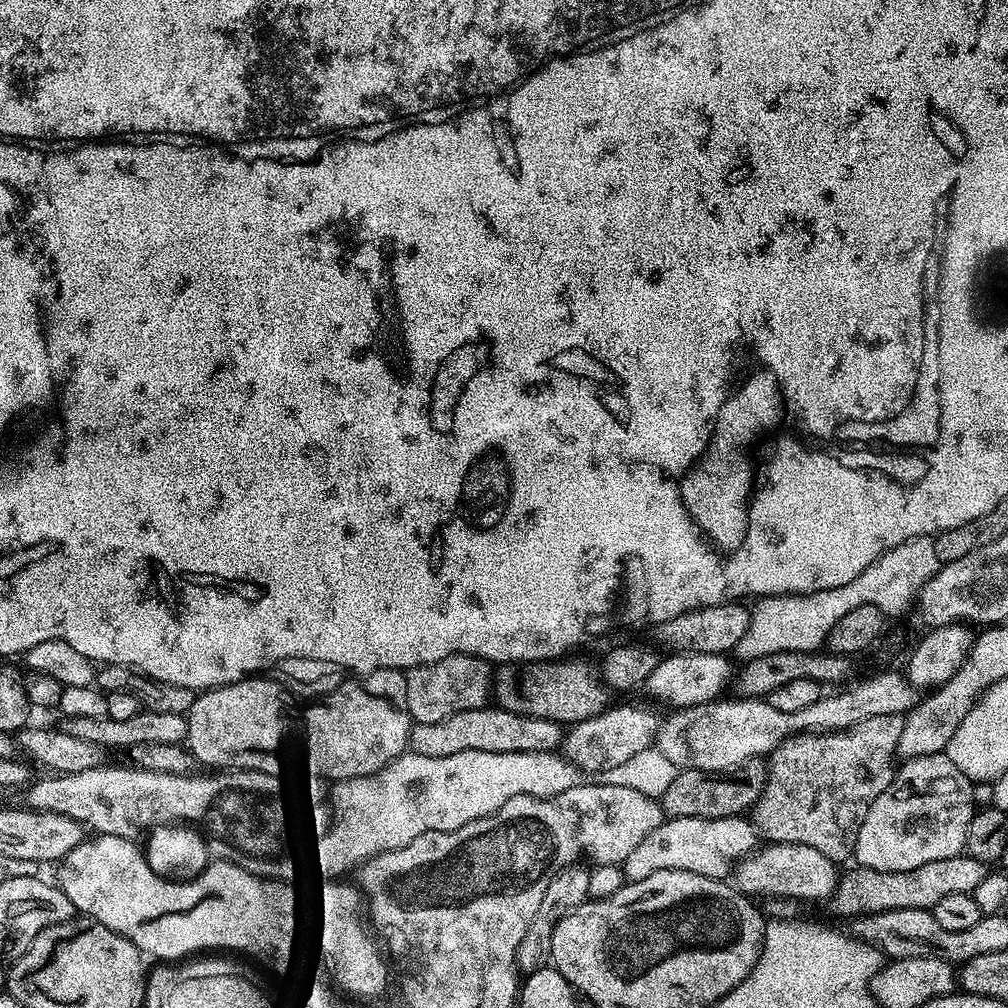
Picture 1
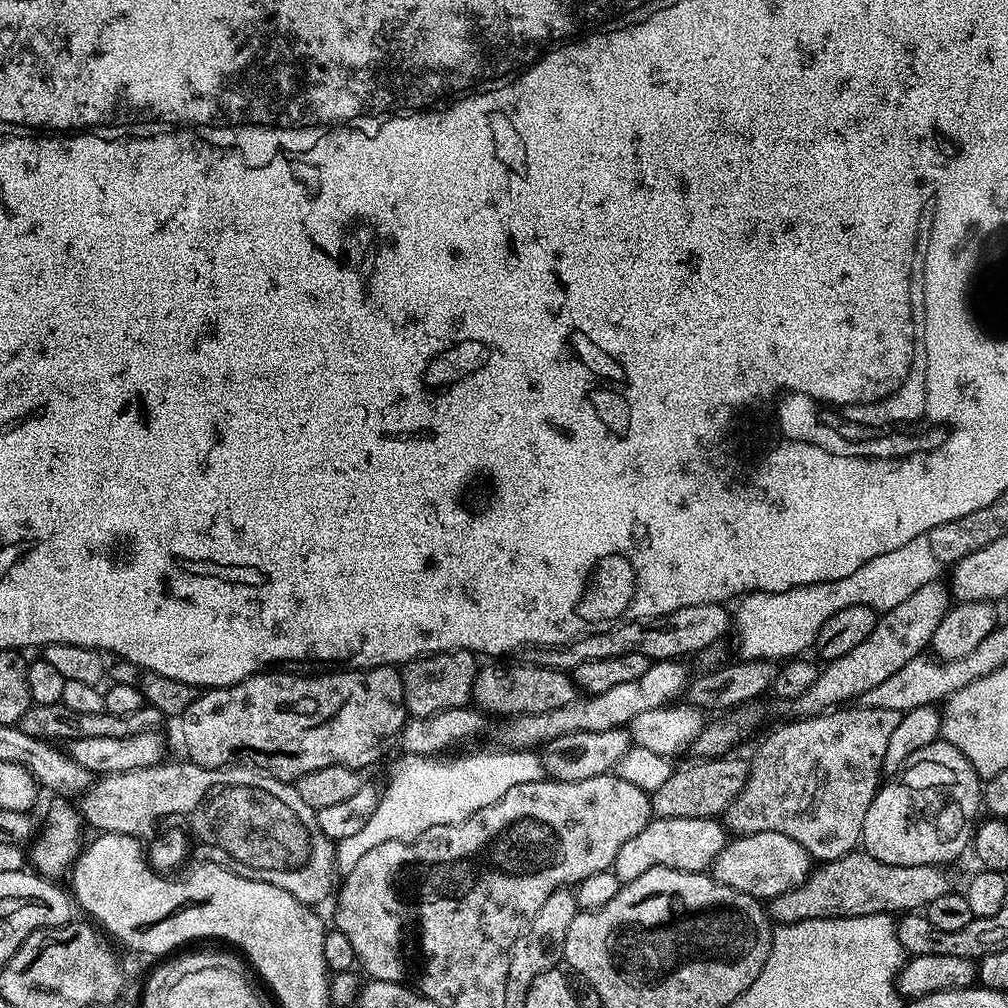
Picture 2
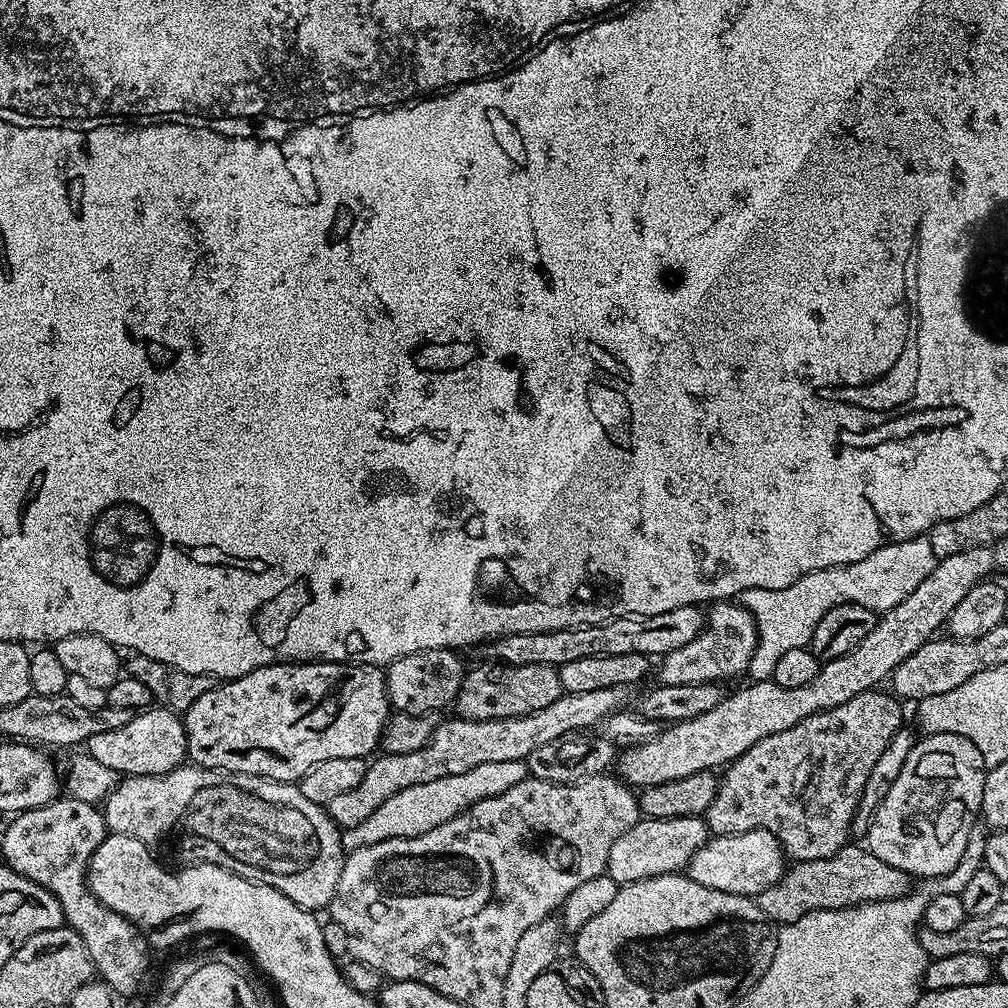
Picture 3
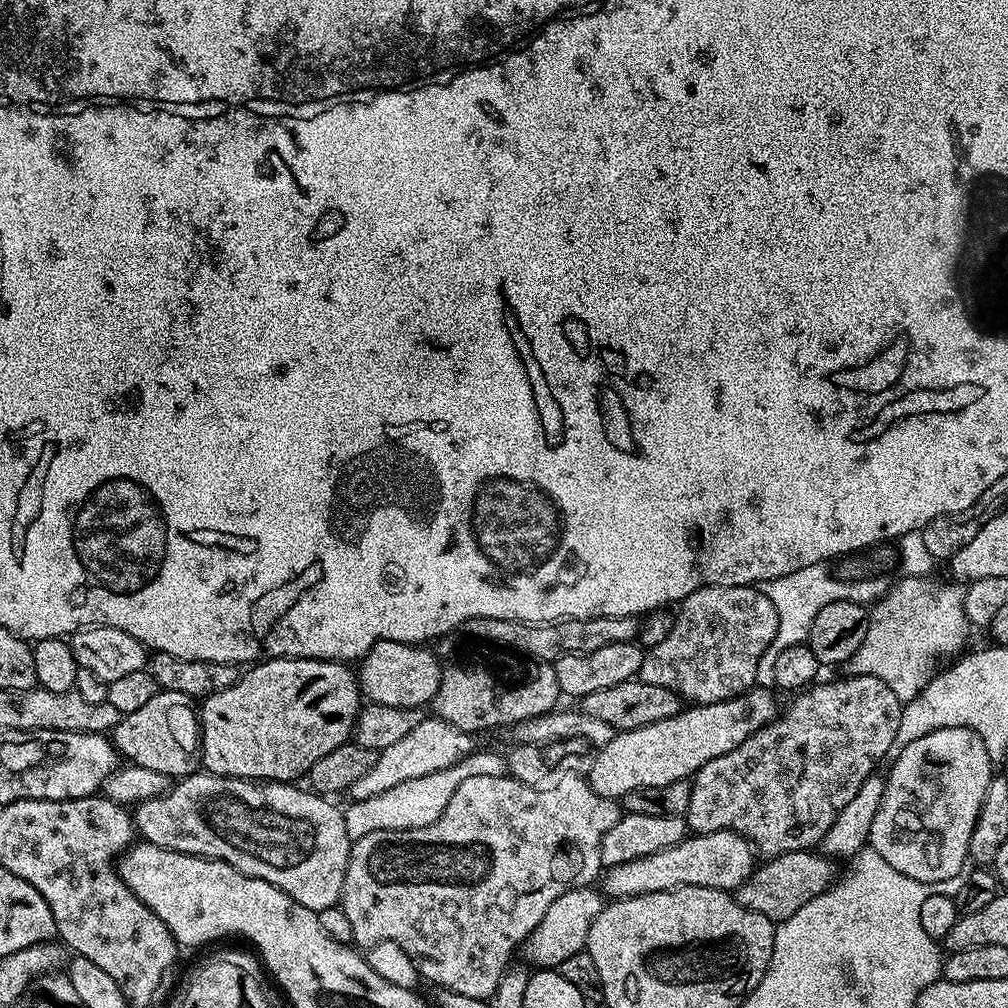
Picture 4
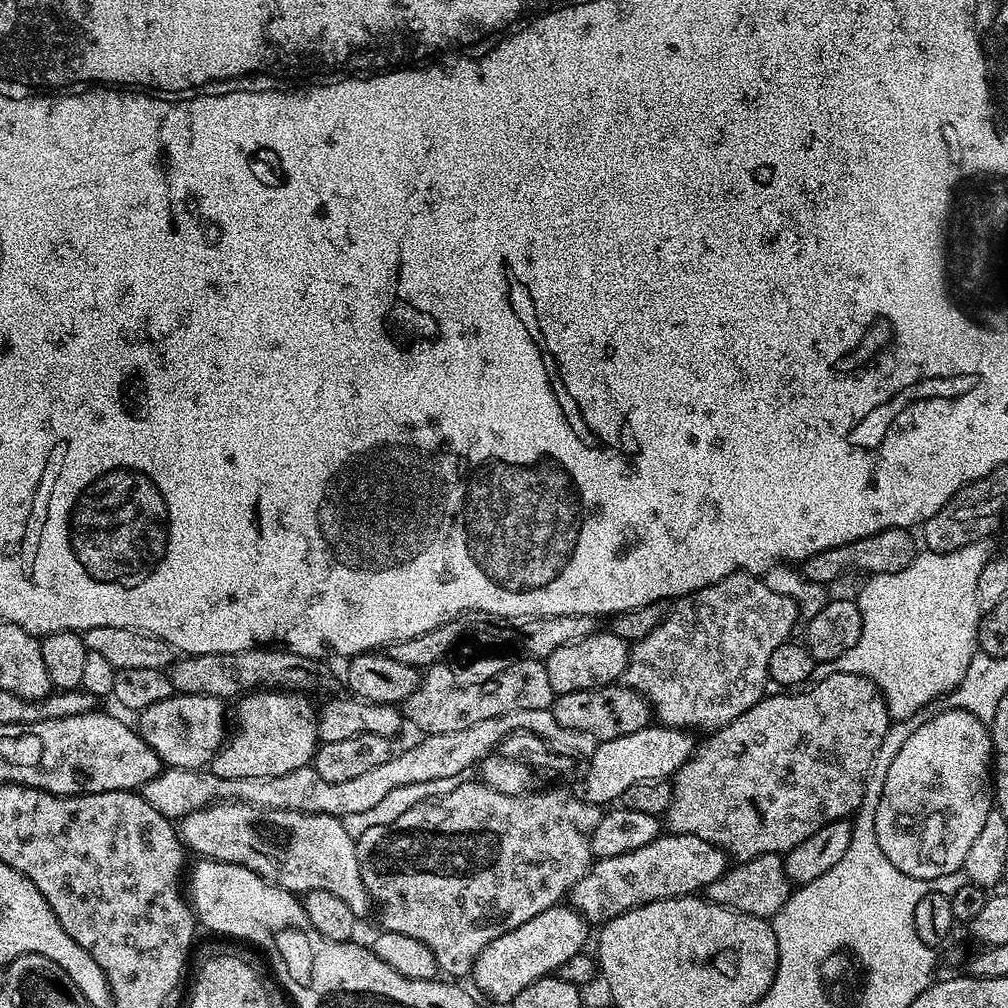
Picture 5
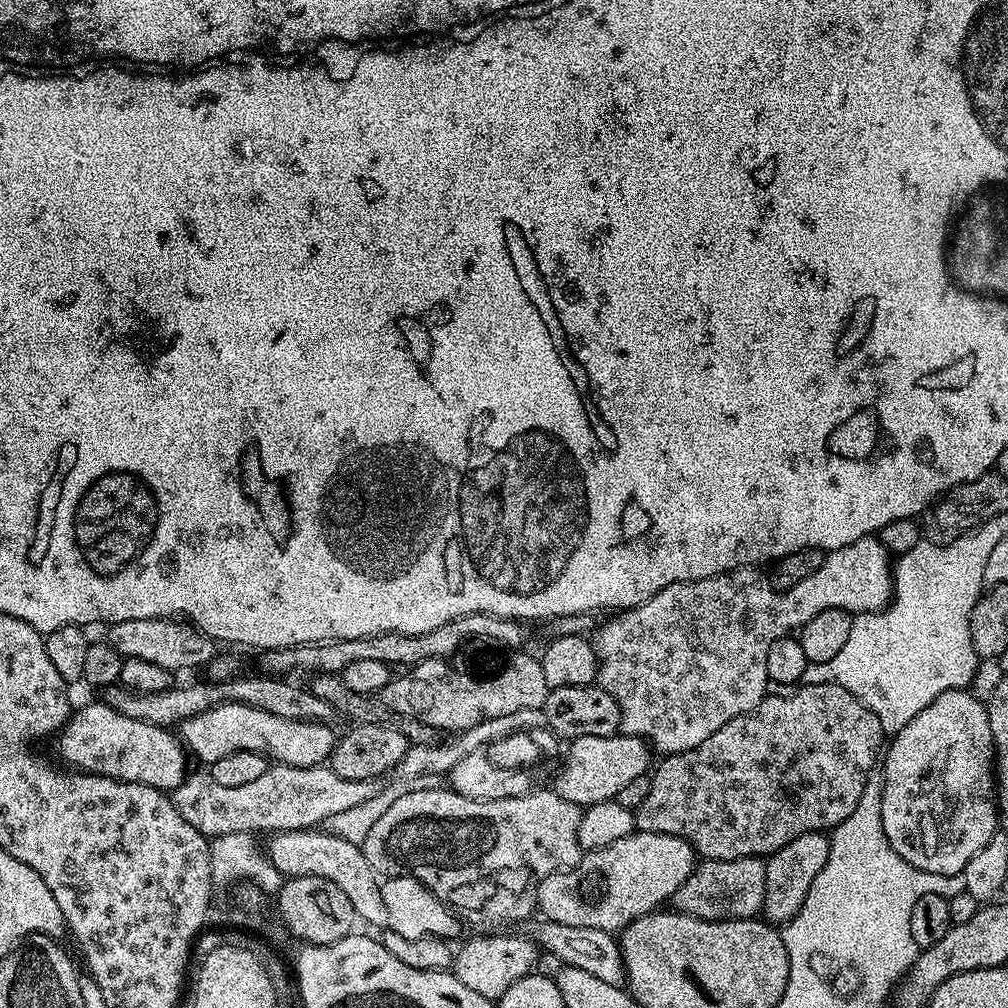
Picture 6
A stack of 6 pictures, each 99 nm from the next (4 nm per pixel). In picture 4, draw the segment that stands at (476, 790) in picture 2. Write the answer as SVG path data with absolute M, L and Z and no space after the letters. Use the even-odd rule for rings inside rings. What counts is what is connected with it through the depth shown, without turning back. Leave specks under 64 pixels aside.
M473 751L471 755L449 768L427 774L426 777L412 778L386 790L385 793L349 803L349 808L343 809L346 830L349 837L355 841L378 830L410 830L430 826L430 822L438 822L442 810L446 810L446 802L454 798L454 790L458 790L458 786L462 786L466 778L474 778L478 774L502 776L505 772L506 760L503 755L499 756L496 752Z

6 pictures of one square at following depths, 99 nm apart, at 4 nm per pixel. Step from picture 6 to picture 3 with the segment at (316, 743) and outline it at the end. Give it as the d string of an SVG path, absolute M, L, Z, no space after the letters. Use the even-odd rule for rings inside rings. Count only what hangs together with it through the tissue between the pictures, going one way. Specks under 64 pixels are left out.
M153 706L145 708L144 711L135 713L126 726L118 730L106 730L103 734L94 734L86 745L86 751L102 766L110 766L110 770L121 773L124 776L161 776L167 772L181 767L185 763L188 754L188 739L184 729L184 721L172 709L163 706Z

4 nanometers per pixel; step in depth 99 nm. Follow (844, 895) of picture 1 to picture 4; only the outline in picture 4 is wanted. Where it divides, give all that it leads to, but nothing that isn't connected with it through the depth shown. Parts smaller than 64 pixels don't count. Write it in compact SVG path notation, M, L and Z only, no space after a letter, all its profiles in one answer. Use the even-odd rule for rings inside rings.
M815 851L784 852L780 856L765 859L753 868L750 878L734 890L736 901L754 914L762 914L774 922L790 918L818 894L822 894L837 879L838 868L829 857ZM816 855L816 856L815 856ZM764 864L764 865L763 865ZM833 864L833 865L832 865Z

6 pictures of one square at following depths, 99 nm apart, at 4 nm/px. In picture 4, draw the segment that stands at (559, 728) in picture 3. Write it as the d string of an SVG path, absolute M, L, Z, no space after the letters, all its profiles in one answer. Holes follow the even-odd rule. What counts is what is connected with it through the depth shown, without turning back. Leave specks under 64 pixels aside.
M440 717L422 718L418 726L414 726L414 729L401 741L394 742L393 745L379 751L374 766L348 789L352 795L351 799L356 802L365 800L373 797L374 794L385 793L386 790L393 789L401 782L409 781L412 778L426 777L427 774L449 768L472 754L476 746L473 740L475 739L471 733L459 731Z

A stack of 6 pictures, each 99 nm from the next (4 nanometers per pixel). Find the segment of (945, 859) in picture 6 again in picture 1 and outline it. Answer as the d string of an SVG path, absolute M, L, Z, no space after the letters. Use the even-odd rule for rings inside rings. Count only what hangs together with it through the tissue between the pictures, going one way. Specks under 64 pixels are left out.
M946 754L913 756L903 763L896 768L896 779L892 784L882 790L878 798L874 798L858 830L854 860L861 868L869 868L875 872L905 872L914 870L914 866L926 866L926 862L958 856L964 852L966 830L974 811L973 781L964 776L962 770L958 770L958 766L954 766L954 762L950 762Z

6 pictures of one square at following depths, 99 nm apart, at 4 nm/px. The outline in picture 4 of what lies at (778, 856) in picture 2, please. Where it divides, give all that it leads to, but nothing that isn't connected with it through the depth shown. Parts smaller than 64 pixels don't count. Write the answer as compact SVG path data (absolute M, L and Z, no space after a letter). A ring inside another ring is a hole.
M701 832L679 840L666 850L658 850L658 854L607 869L602 876L602 892L612 900L624 900L628 896L669 892L686 886L735 890L750 878L757 864L757 853L746 837L739 836L737 832Z

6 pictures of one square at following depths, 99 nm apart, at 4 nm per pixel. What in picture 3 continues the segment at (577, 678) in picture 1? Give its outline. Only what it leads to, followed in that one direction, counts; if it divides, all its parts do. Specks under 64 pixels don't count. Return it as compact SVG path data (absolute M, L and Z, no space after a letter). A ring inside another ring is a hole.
M480 662L477 668L469 667L456 695L454 712L467 720L500 719L511 716L534 715L550 706L565 693L557 669L551 664L514 666L499 662Z

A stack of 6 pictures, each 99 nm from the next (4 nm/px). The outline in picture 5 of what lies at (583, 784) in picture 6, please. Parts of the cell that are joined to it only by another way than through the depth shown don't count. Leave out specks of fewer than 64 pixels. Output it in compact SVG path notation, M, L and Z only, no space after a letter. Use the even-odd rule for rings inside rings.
M649 726L622 738L597 743L596 752L590 758L589 764L592 765L584 776L582 798L588 804L608 806L619 801L627 788L634 786L634 782L649 778L667 780L675 776L676 771L692 757L692 736L691 731L682 728Z

